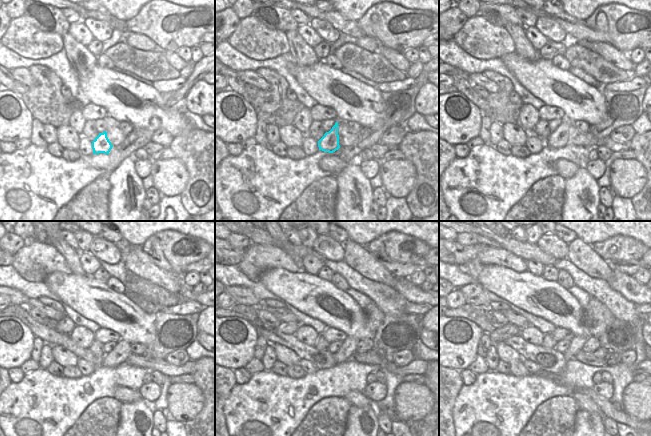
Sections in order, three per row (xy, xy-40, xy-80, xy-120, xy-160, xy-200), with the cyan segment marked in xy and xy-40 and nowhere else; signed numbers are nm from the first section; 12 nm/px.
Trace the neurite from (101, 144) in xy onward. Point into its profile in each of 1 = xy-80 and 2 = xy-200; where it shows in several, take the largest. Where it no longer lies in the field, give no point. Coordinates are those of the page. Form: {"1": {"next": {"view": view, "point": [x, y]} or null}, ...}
{"1": {"next": {"view": "xy-80", "point": [558, 138]}}, "2": {"next": {"view": "xy-200", "point": [577, 342]}}}

